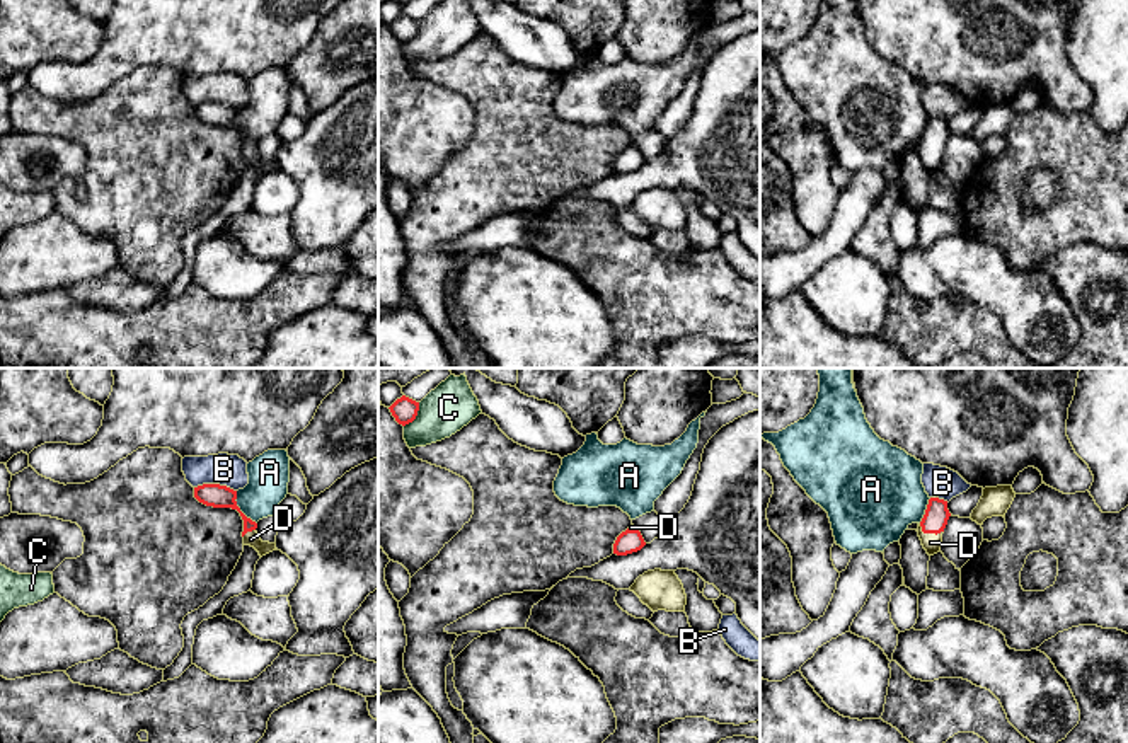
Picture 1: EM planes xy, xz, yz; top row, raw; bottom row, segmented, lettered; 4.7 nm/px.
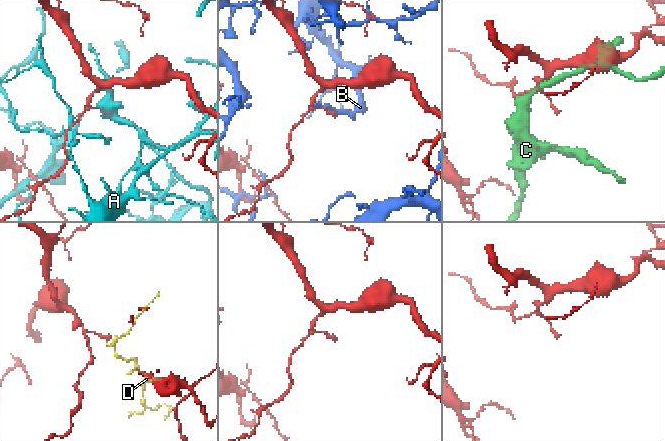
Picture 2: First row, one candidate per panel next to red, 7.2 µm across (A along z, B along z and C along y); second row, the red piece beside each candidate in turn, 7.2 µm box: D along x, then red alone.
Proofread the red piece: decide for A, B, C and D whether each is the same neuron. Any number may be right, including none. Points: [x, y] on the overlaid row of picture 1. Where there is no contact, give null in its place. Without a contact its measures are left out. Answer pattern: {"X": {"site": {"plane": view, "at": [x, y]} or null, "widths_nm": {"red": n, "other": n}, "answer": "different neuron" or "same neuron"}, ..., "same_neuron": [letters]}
{"A": {"site": {"plane": "xy", "at": [239, 508]}, "widths_nm": {"red": 110, "other": 190}, "answer": "different neuron"}, "B": {"site": {"plane": "xy", "at": [215, 484]}, "widths_nm": {"red": 110, "other": 150}, "answer": "different neuron"}, "C": {"site": {"plane": "xz", "at": [416, 414]}, "widths_nm": {"red": 120, "other": 220}, "answer": "different neuron"}, "D": {"site": {"plane": "yz", "at": [929, 532]}, "widths_nm": {"red": 120, "other": 90}, "answer": "same neuron"}, "same_neuron": ["D"]}

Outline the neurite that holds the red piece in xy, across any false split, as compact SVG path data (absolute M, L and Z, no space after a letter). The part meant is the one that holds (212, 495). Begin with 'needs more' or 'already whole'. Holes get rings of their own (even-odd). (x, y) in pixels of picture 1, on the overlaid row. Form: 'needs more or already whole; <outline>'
needs more; M203 484L194 487L194 498L206 506L237 510L244 520L244 545L254 547L261 557L276 550L276 544L262 542L259 539L256 532L257 523L247 518L237 506L237 491L220 484Z

